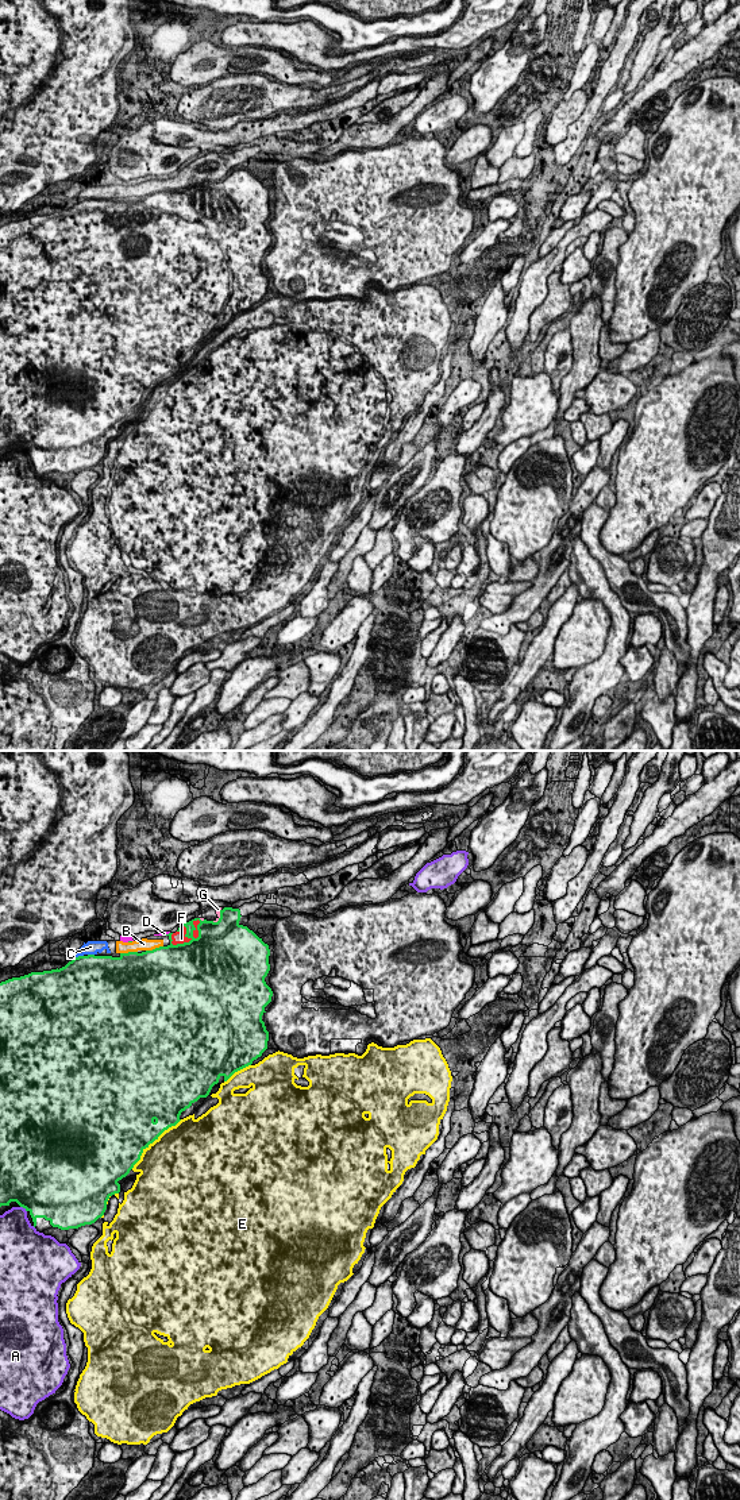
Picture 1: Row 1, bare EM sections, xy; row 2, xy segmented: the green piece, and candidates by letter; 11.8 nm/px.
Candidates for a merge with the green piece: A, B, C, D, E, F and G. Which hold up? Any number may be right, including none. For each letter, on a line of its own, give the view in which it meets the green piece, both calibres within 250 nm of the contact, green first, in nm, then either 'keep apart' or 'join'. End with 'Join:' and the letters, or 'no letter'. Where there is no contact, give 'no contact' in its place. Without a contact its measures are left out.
A: xy | 500/360 nm | keep apart
B: xy | 500/140 nm | keep apart
C: xy | 500/160 nm | keep apart
D: xy | 260/60 nm | keep apart
E: xy | 480/500 nm | keep apart
F: xy | 500/160 nm | keep apart
G: xy | 440/60 nm | keep apart
Join: no letter

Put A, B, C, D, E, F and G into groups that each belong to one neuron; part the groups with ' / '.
A / B C D F G / E

